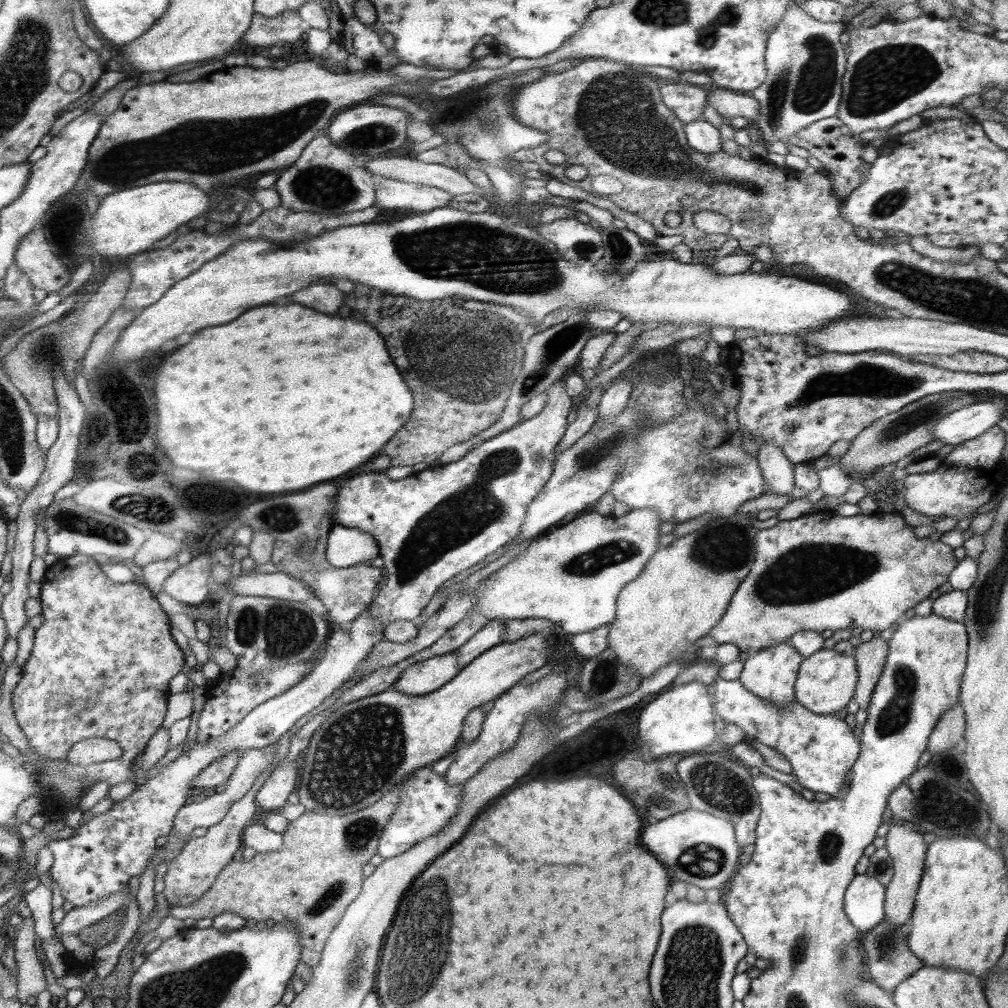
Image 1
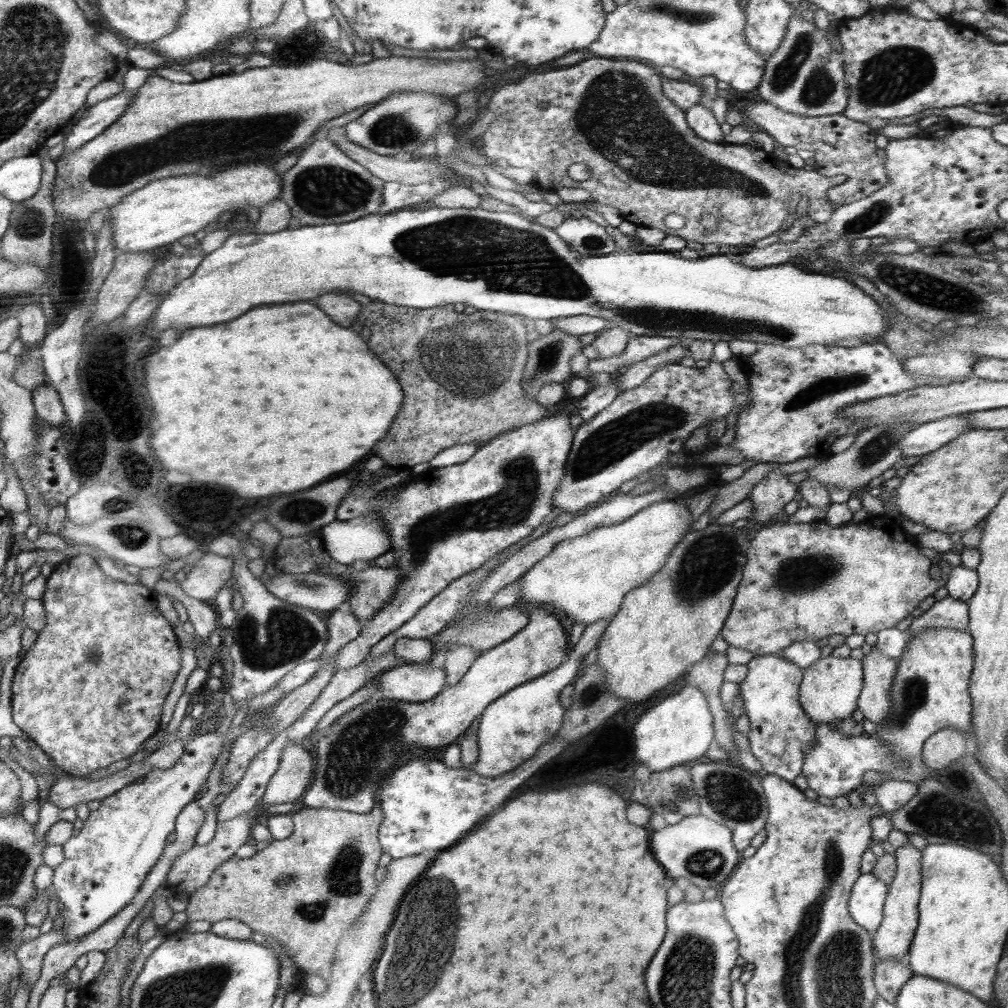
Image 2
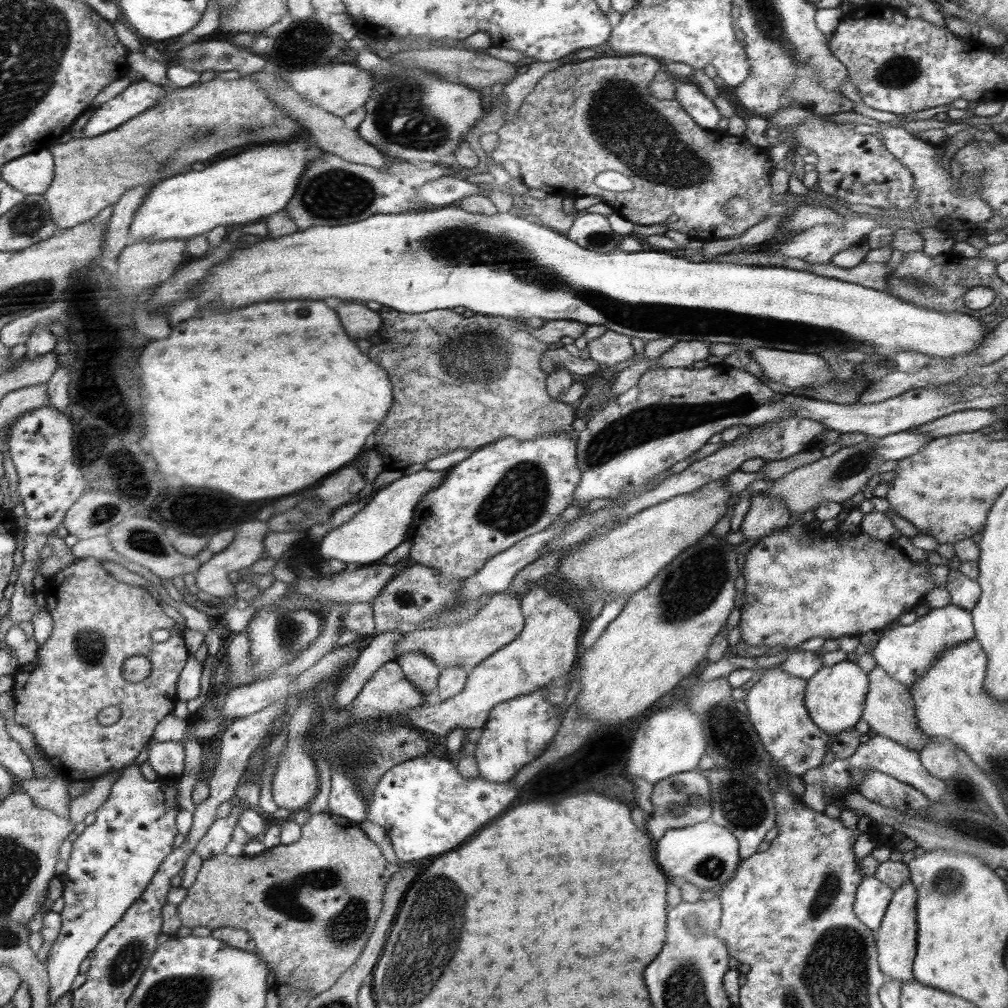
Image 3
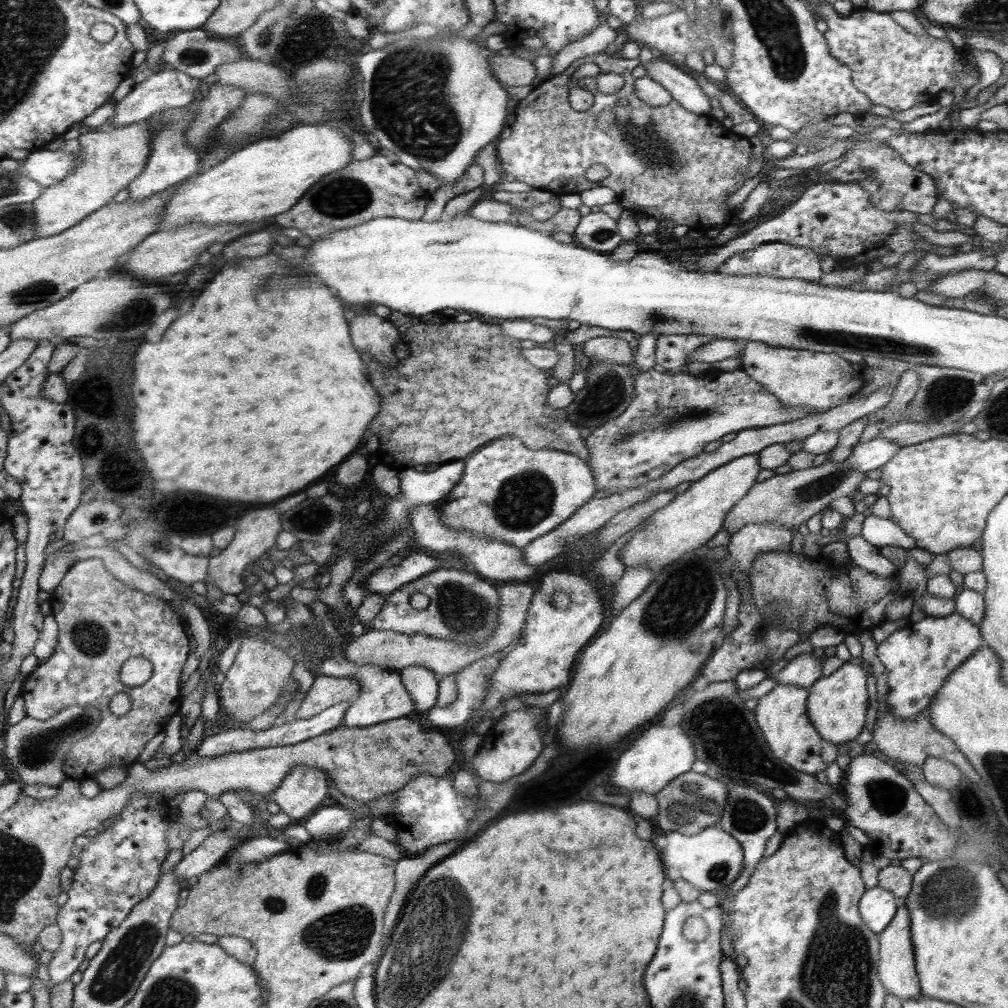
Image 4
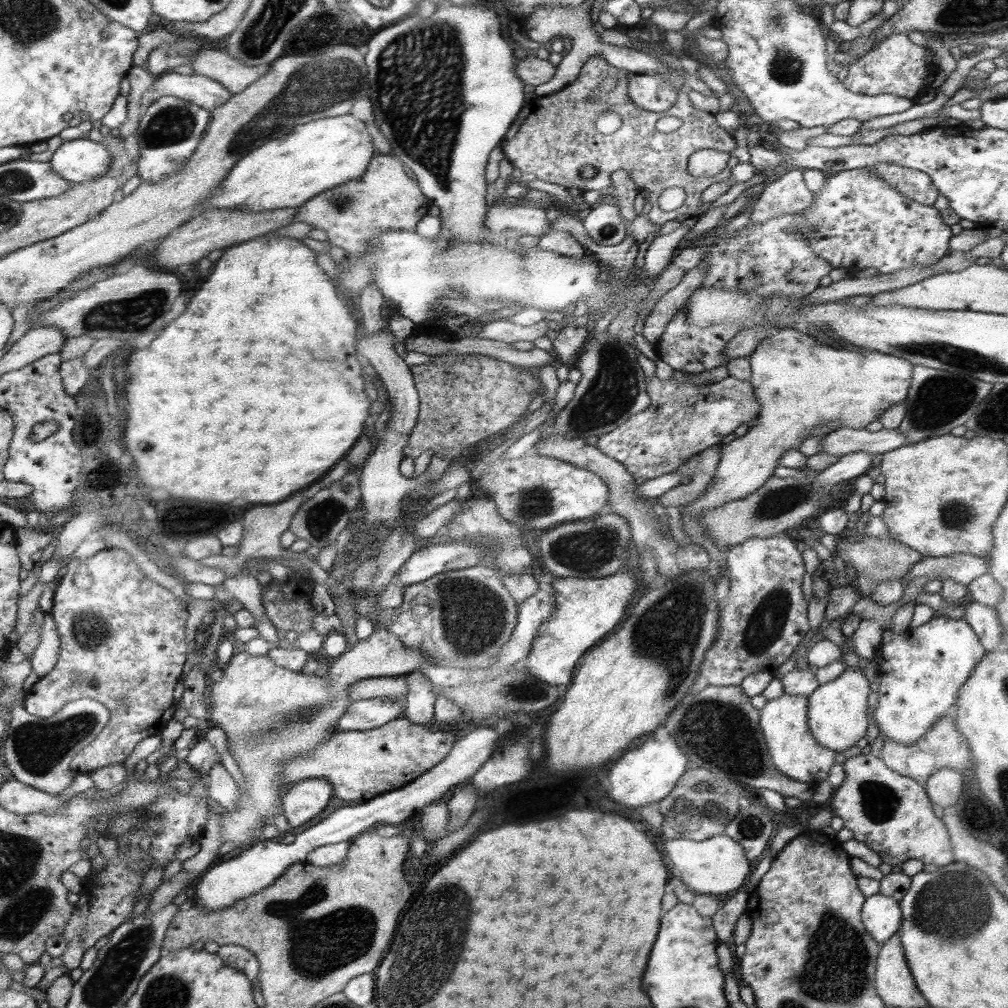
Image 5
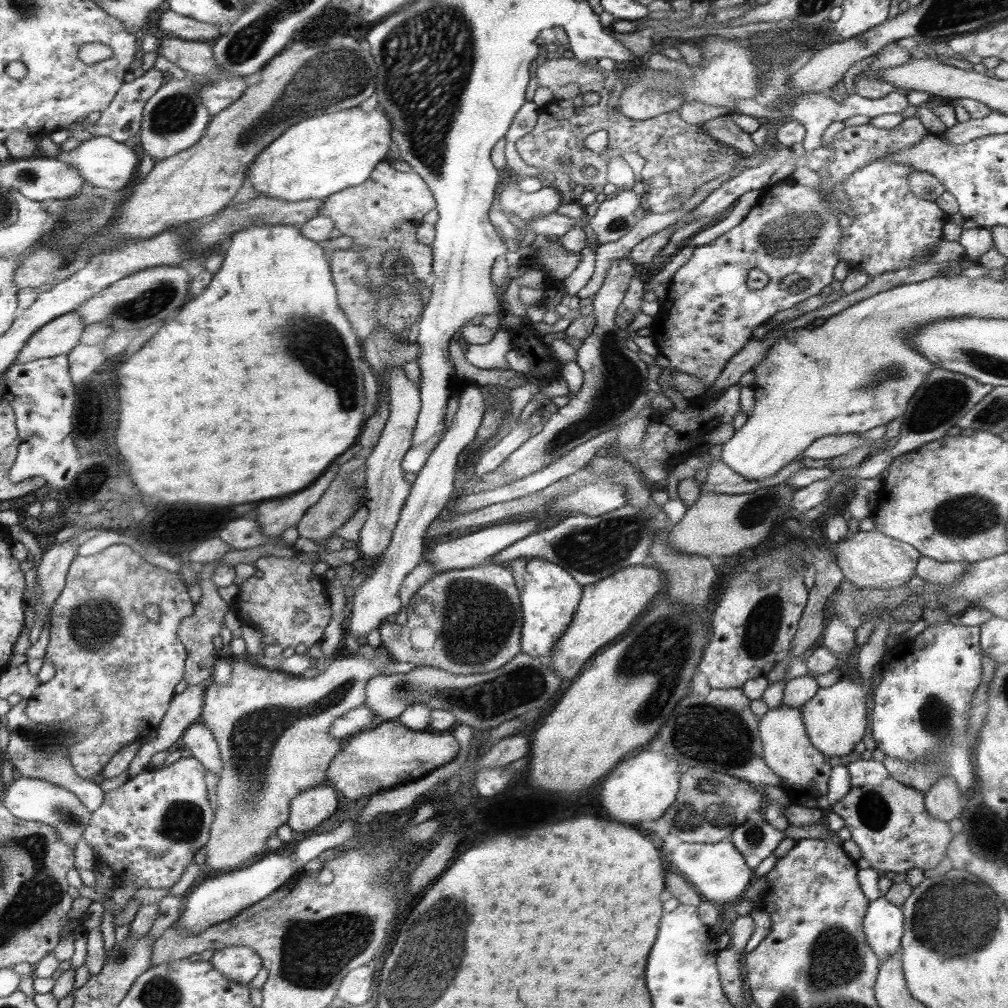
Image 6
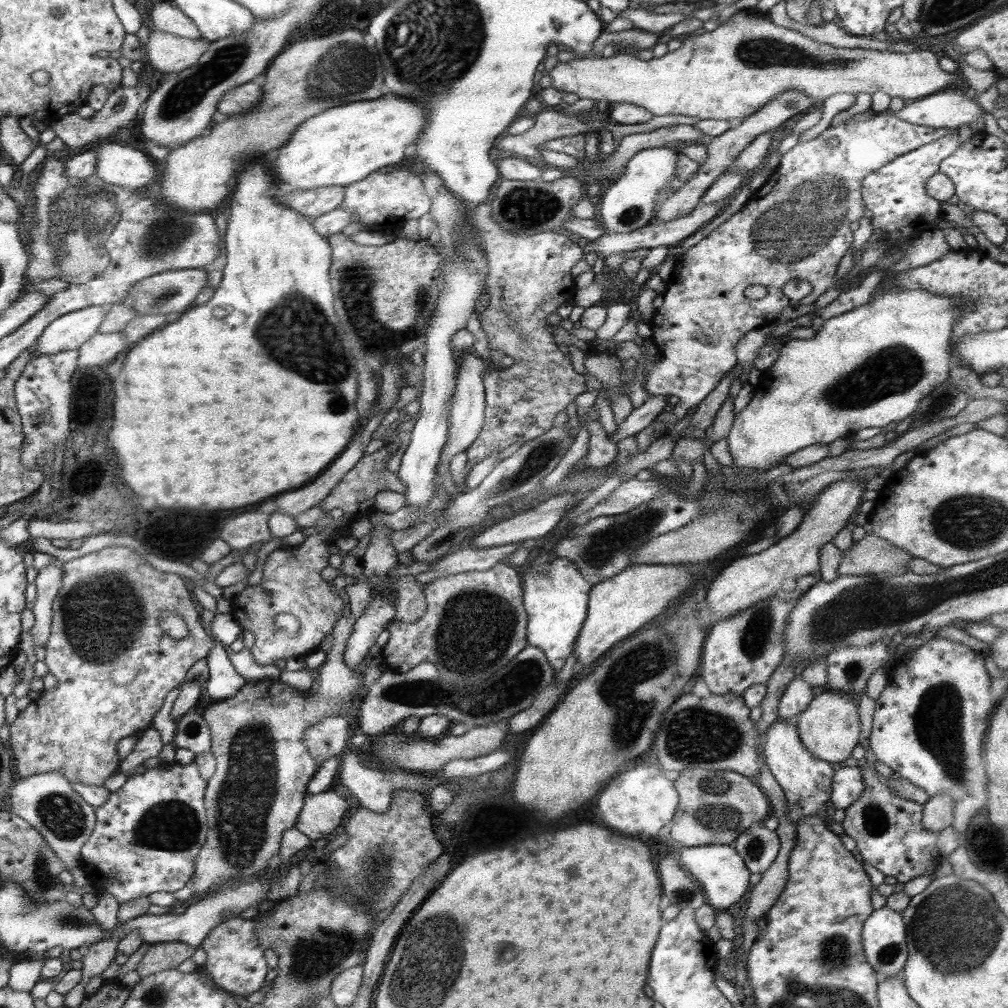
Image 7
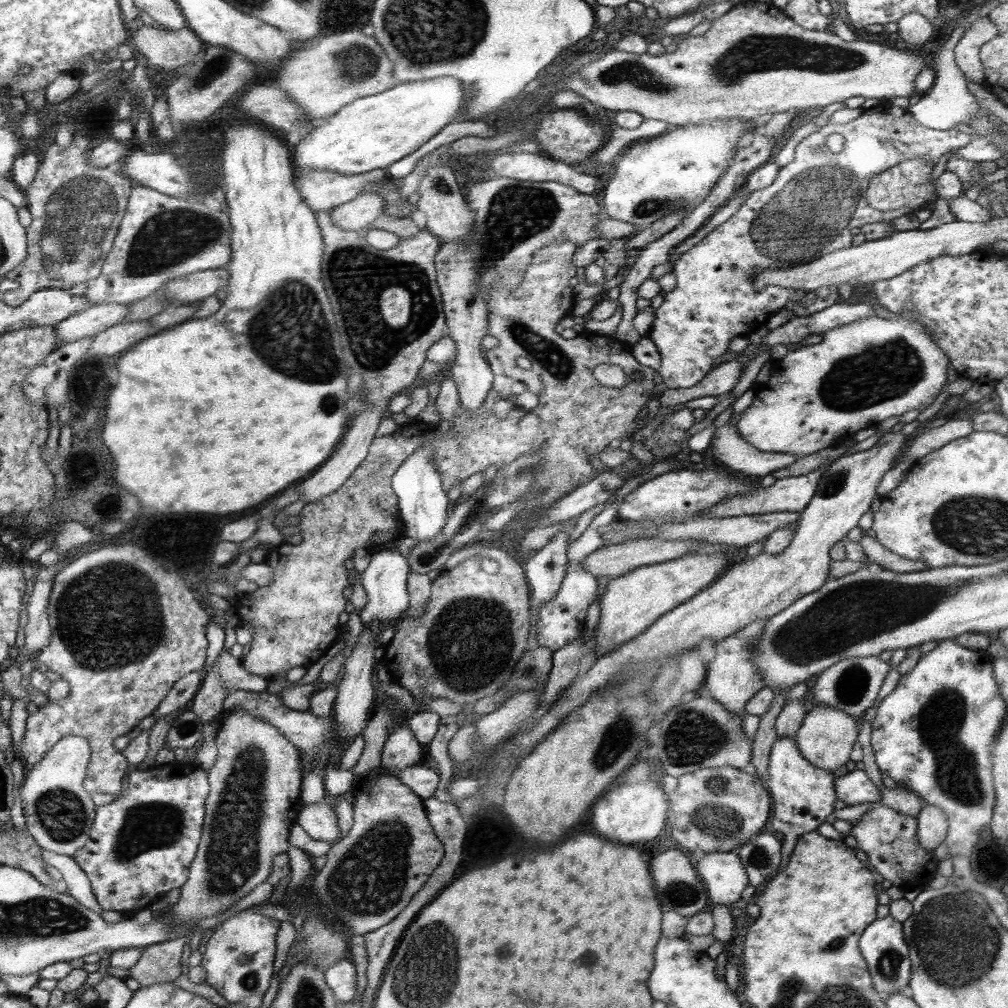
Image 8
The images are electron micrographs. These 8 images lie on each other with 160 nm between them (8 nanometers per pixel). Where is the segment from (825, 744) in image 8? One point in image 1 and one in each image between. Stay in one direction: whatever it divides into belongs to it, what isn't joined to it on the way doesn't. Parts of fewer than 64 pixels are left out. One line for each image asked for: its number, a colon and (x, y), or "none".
1: (826, 681)
2: (829, 690)
3: (834, 697)
4: (836, 705)
5: (836, 711)
6: (835, 717)
7: (829, 728)

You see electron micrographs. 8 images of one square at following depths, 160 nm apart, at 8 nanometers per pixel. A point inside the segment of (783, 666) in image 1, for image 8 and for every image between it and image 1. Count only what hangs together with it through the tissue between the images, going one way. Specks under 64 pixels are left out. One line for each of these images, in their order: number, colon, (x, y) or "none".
2: (781, 733)
3: (776, 706)
4: (781, 715)
5: (794, 751)
6: (804, 771)
7: (806, 780)
8: (804, 795)

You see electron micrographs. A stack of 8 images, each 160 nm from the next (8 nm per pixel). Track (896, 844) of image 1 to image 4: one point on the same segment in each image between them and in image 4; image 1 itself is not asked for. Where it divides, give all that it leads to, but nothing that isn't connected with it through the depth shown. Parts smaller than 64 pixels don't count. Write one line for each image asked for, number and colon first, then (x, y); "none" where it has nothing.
2: (892, 938)
3: (896, 939)
4: (896, 969)

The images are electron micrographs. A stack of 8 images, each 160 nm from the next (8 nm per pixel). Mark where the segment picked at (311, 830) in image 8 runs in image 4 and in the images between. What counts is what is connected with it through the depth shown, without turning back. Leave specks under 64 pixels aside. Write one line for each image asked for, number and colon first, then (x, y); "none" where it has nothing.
4: (302, 791)
5: (306, 799)
6: (311, 807)
7: (321, 813)

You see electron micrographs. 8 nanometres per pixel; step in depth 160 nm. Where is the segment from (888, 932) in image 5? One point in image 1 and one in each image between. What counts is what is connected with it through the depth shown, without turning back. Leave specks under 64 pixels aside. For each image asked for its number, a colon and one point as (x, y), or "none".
1: (864, 898)
2: (866, 902)
3: (872, 897)
4: (877, 906)

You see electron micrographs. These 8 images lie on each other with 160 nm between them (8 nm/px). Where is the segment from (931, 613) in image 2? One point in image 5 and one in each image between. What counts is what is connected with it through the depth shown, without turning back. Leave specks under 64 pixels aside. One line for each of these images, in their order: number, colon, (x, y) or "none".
3: (905, 652)
4: (919, 657)
5: (921, 671)

